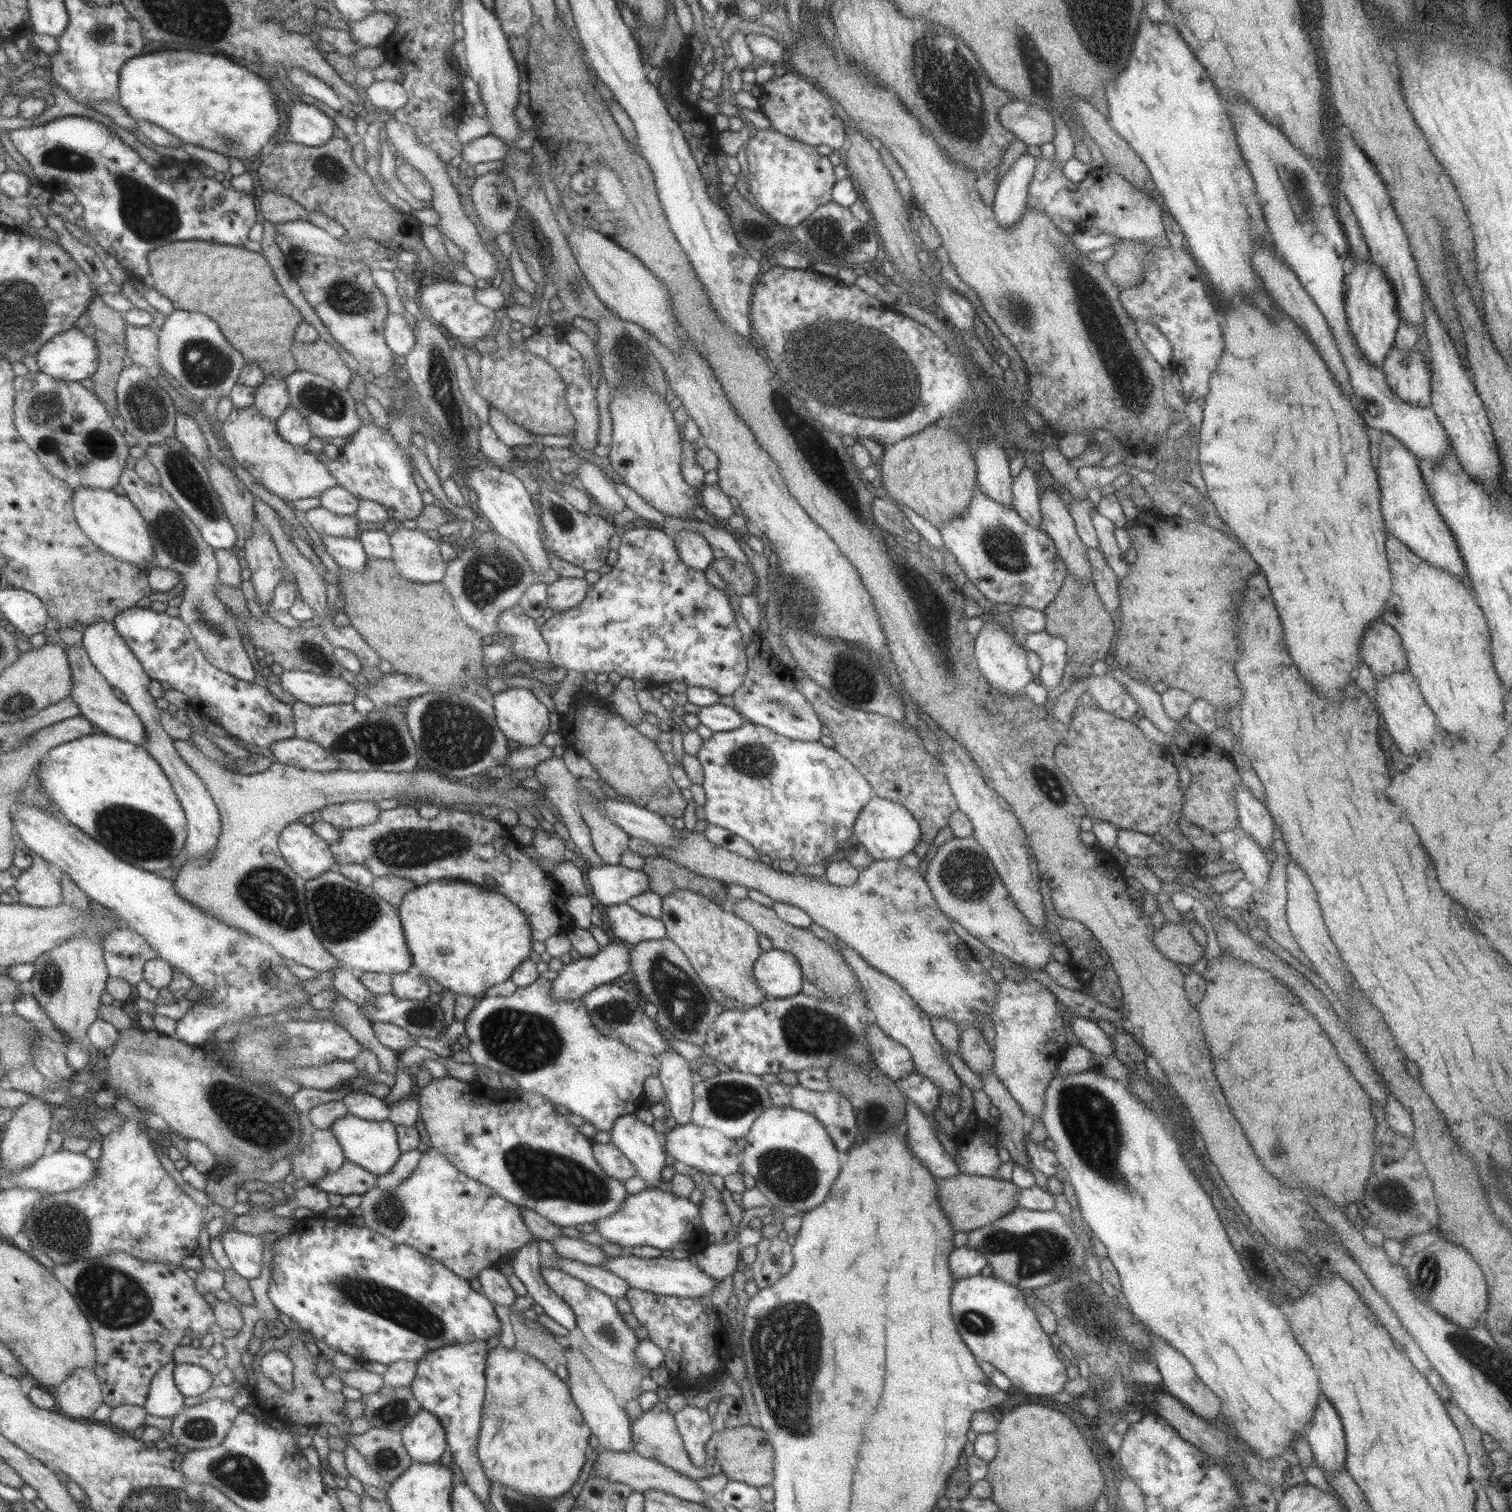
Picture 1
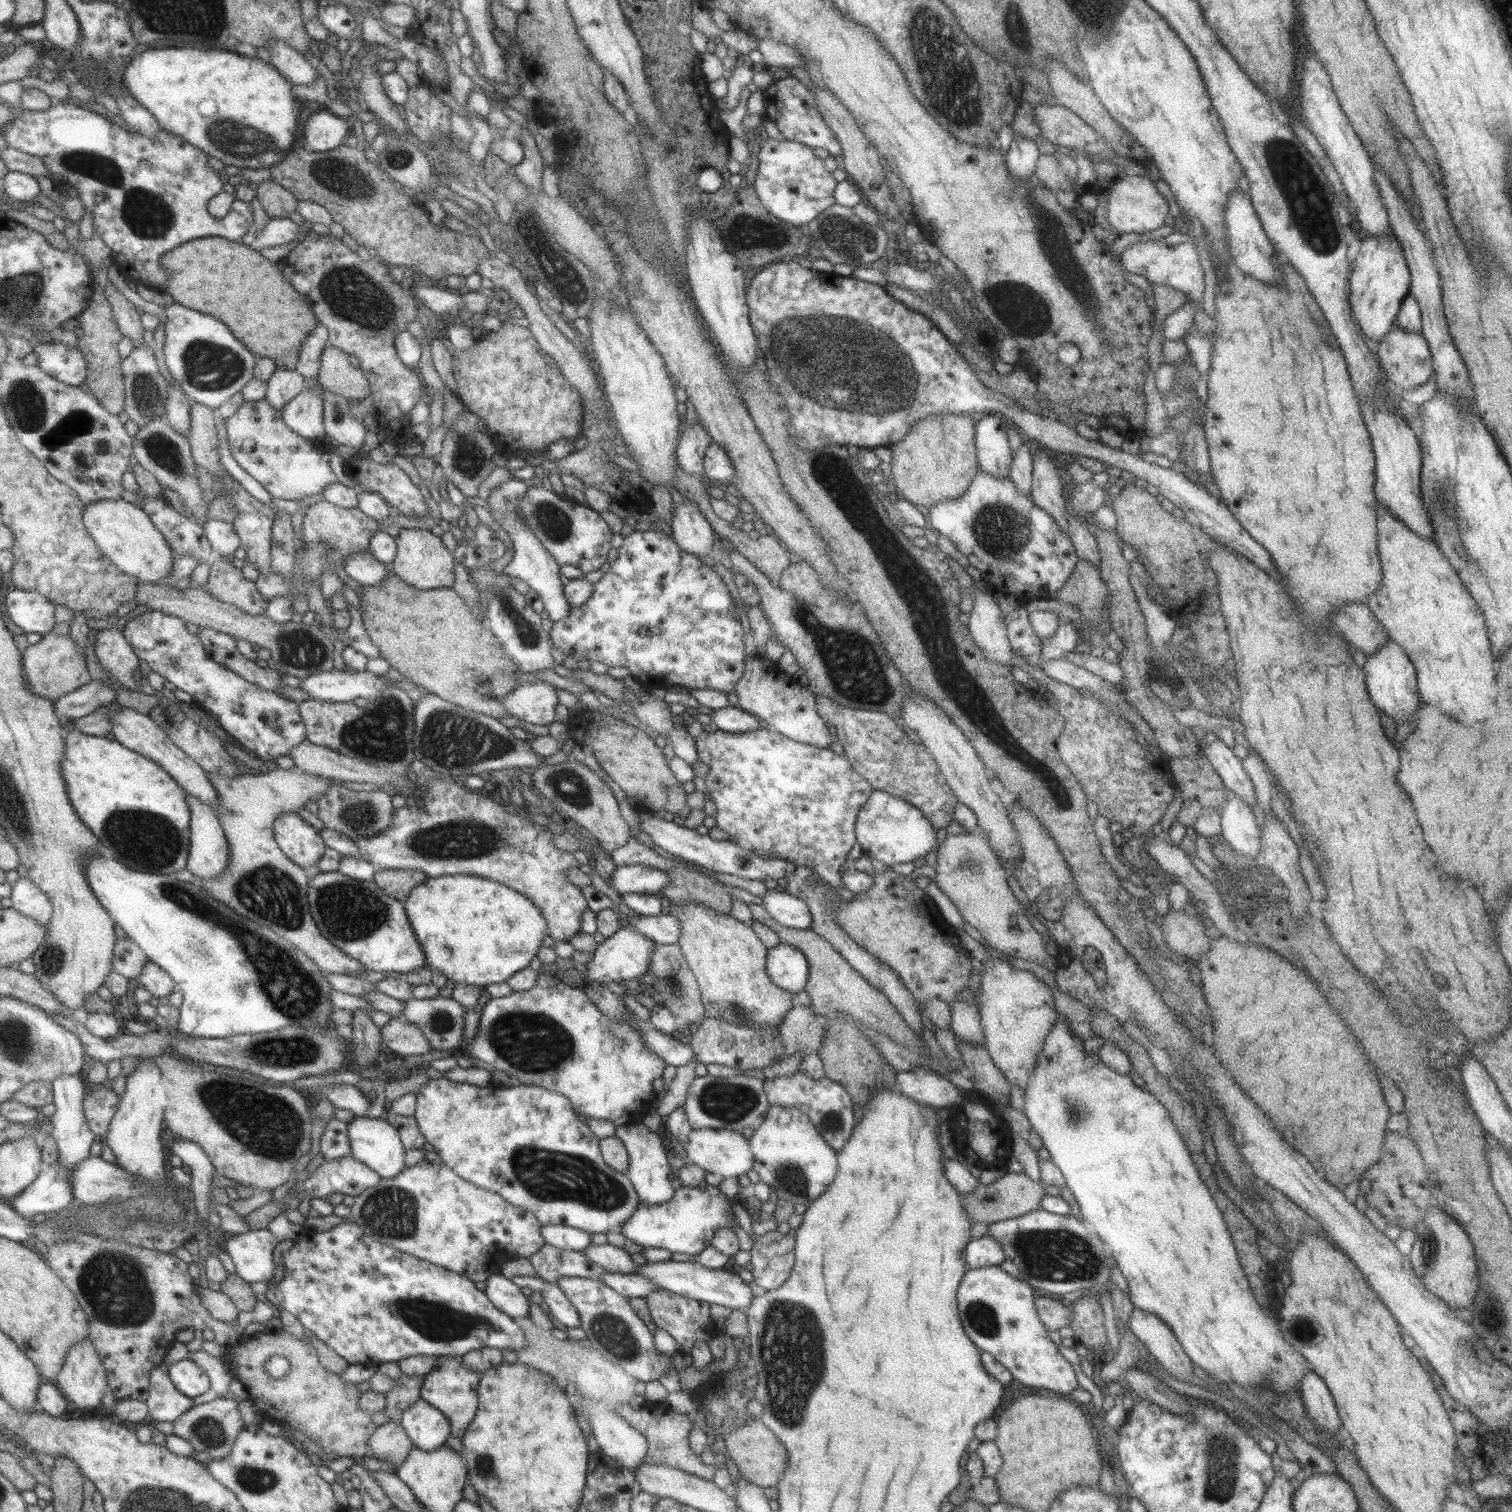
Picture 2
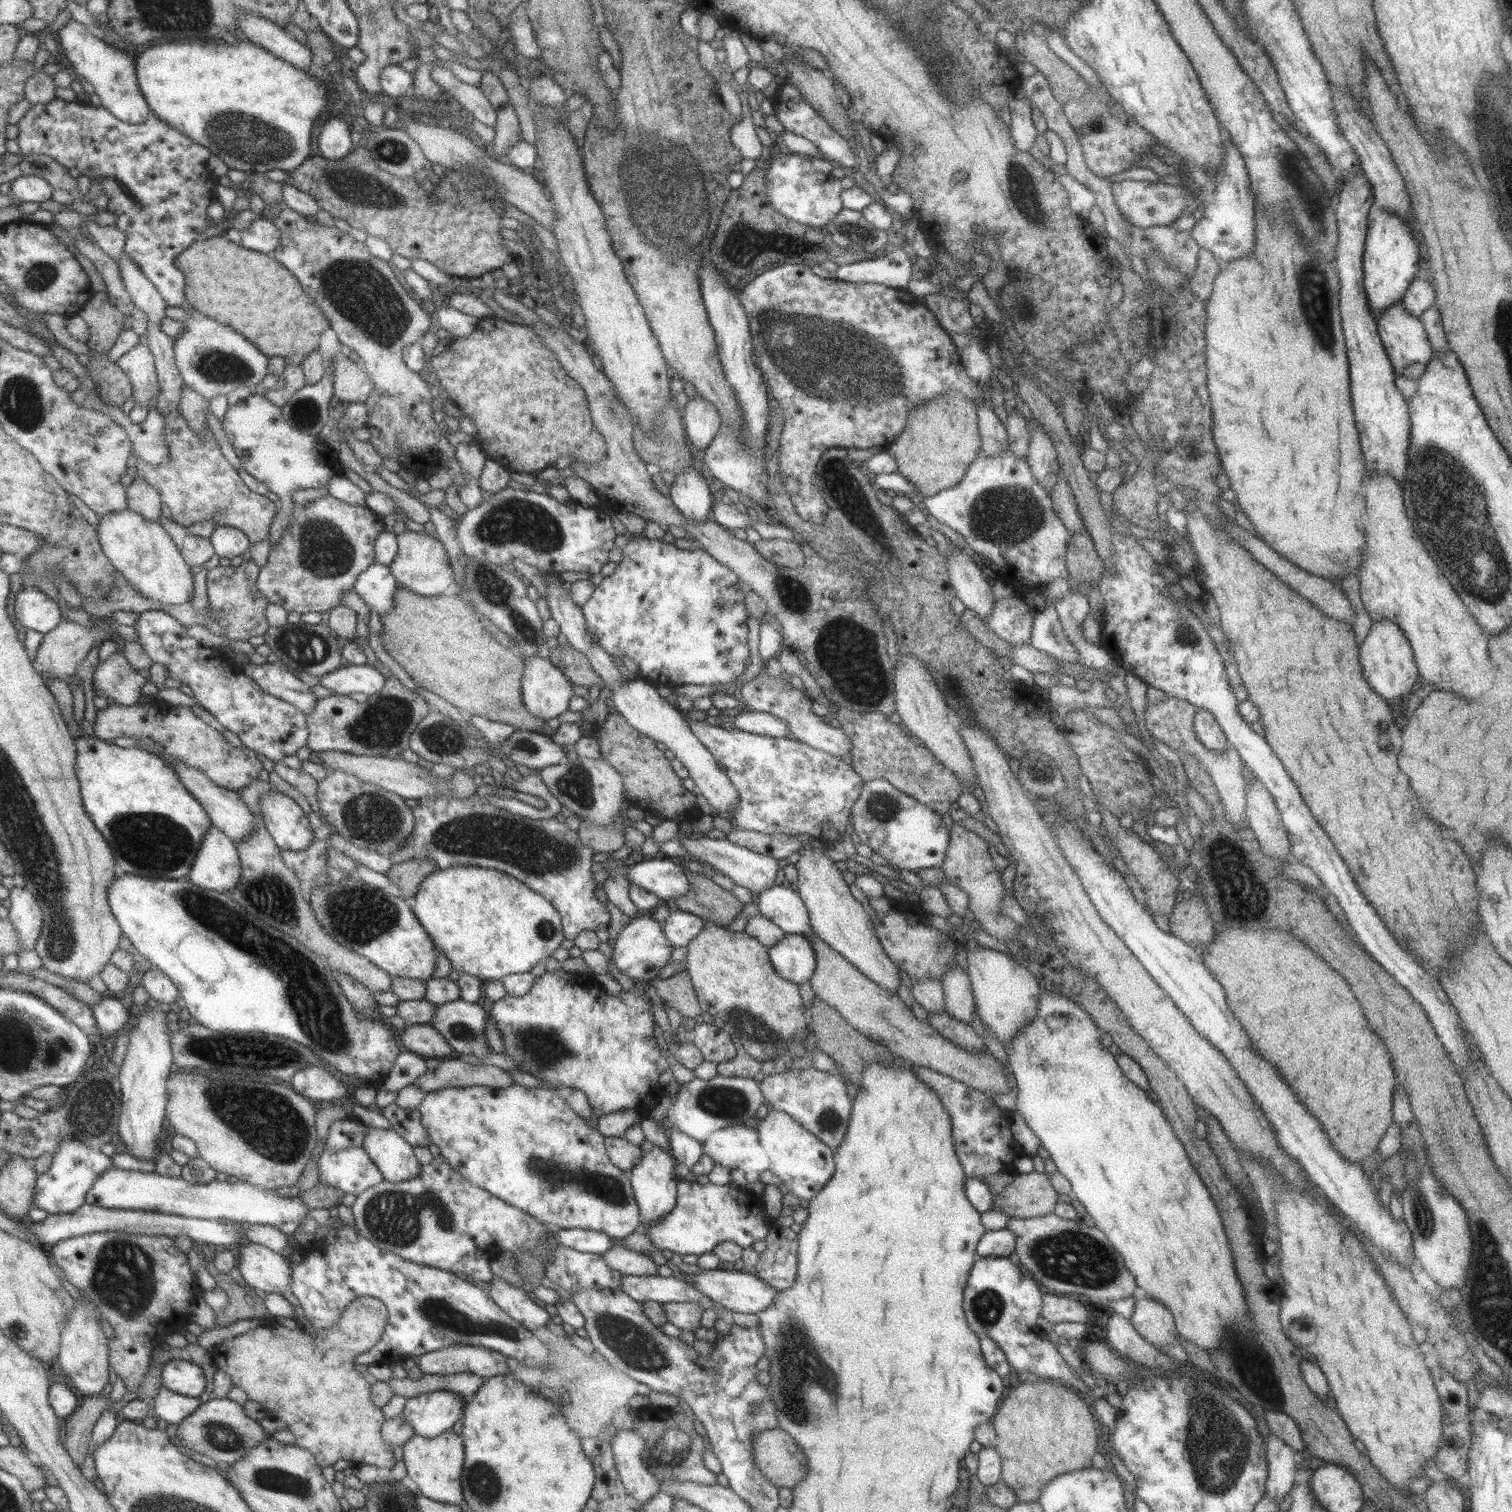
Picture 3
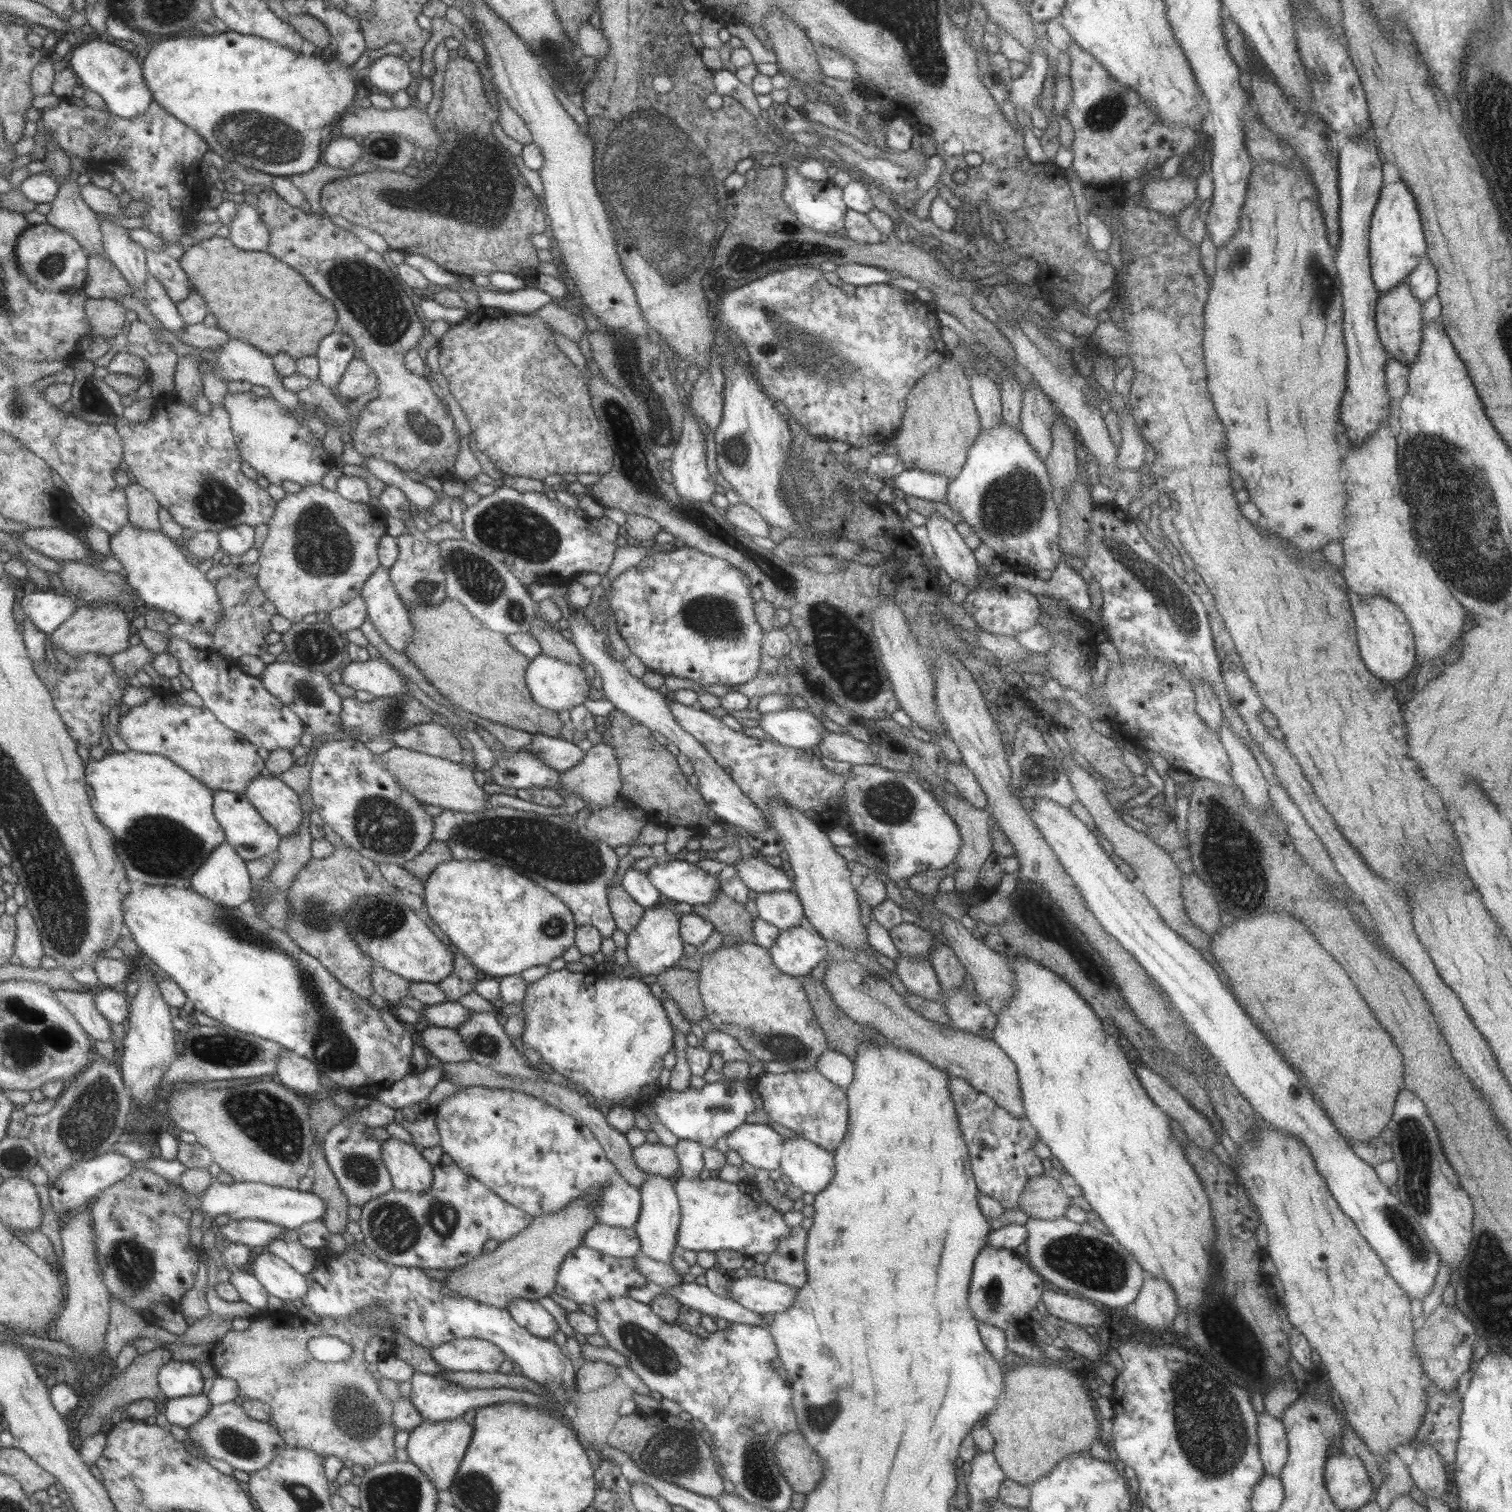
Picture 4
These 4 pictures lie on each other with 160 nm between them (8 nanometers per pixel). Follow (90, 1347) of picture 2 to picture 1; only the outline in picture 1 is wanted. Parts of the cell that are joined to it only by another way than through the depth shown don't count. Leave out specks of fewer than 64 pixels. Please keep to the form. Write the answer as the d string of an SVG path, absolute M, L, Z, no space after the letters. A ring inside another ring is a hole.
M78 1368L54 1393L60 1412L72 1419L90 1420L104 1403L100 1378L93 1368Z

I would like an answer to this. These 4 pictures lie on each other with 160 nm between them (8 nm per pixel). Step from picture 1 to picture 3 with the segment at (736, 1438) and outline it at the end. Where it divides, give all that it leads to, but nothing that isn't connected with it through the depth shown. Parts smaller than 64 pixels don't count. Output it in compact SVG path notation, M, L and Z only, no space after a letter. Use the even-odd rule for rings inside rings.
M778 1428L753 1433L750 1453L754 1466L777 1487L794 1487L808 1469L801 1447Z

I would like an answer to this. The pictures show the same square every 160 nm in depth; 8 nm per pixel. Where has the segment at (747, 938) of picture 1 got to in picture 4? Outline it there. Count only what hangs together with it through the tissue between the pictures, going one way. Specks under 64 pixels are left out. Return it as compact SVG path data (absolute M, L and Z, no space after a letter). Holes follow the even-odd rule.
M751 939L736 941L730 946L720 945L704 954L699 966L698 991L705 1009L705 1019L716 1030L731 1036L749 1055L762 1062L785 1062L791 1071L813 1070L817 1058L828 1047L821 1026L807 1002L803 980L777 970L768 949L757 946Z

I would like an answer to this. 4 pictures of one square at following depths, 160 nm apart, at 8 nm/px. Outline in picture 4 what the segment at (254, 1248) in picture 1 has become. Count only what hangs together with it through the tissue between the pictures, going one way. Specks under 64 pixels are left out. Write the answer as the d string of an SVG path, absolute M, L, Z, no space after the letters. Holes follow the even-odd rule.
M264 1251L253 1255L248 1270L261 1283L269 1296L276 1296L282 1301L302 1298L307 1290L303 1274L293 1270L287 1262L278 1256Z

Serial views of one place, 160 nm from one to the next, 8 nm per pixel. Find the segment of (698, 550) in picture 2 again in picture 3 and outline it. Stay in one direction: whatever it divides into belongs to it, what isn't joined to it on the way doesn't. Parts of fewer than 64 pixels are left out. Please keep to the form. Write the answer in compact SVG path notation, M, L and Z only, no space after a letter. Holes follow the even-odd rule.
M691 464L675 476L669 494L676 511L694 522L703 522L715 502L703 477L697 474Z

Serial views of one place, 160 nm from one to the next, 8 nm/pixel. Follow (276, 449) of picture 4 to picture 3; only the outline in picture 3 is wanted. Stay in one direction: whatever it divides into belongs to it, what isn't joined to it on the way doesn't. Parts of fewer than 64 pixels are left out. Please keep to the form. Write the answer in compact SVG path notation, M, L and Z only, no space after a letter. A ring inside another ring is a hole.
M260 393L249 395L245 400L235 406L228 406L223 415L222 430L228 437L232 448L240 461L241 468L263 482L269 492L273 492L280 500L280 508L273 517L268 530L268 538L271 541L271 548L281 541L282 534L292 521L292 508L294 503L291 501L291 494L301 489L322 489L325 488L328 480L336 476L331 468L330 447L317 436L306 435L300 430L293 428L288 422L283 420L281 408L275 406Z

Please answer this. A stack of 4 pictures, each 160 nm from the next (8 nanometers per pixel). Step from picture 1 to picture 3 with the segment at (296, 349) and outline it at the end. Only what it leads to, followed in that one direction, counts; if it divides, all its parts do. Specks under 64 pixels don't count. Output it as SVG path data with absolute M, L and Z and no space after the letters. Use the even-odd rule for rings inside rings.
M342 352L333 358L332 362L332 395L339 400L349 403L364 403L373 390L373 381L361 369L359 363L353 363L347 358L346 353Z

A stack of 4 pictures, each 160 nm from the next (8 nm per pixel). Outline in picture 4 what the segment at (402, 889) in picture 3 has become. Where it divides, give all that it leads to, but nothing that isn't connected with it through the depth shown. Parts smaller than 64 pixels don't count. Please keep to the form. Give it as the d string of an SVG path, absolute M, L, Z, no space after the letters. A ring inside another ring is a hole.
M432 840L417 856L405 861L401 866L413 876L416 876L417 880L424 882L437 864L451 859L452 856L446 844Z

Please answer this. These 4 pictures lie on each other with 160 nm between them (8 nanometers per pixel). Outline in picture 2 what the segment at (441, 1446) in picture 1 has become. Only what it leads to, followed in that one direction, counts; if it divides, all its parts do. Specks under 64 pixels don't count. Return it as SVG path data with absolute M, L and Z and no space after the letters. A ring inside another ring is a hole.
M422 1398L402 1412L399 1424L412 1446L425 1452L439 1448L450 1436L450 1424L445 1415Z

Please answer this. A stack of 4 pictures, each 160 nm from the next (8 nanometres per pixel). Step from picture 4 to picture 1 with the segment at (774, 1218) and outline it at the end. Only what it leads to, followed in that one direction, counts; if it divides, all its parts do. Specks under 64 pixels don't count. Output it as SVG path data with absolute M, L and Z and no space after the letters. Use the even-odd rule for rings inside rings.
M646 1188L634 1195L627 1195L623 1202L608 1217L594 1222L595 1230L607 1242L618 1244L623 1251L632 1246L652 1246L659 1250L680 1248L693 1252L704 1247L710 1239L701 1226L698 1203L688 1198L679 1198L671 1192Z

